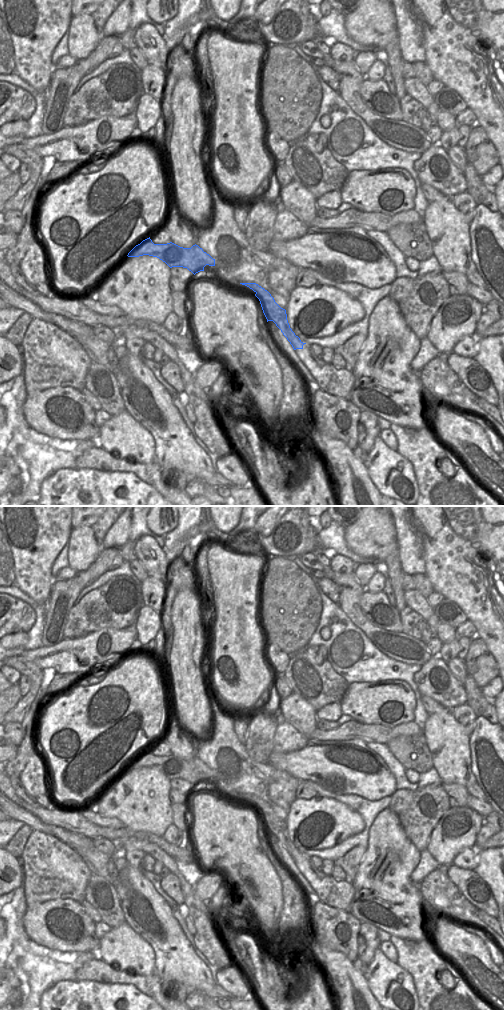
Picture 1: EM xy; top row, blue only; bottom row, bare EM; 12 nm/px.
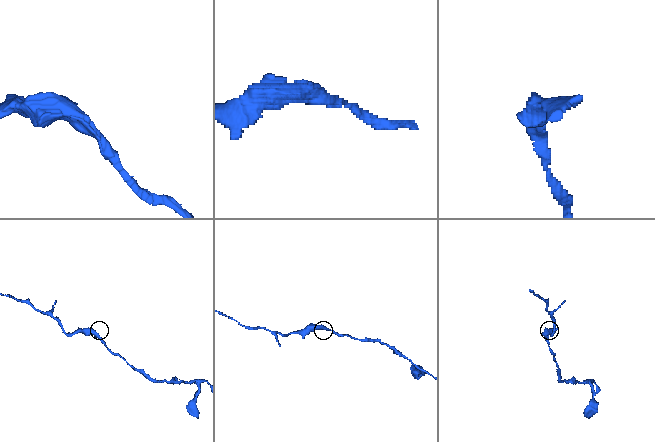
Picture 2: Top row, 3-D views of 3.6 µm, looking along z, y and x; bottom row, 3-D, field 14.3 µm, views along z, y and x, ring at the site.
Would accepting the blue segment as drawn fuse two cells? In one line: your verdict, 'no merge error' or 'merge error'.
no merge error

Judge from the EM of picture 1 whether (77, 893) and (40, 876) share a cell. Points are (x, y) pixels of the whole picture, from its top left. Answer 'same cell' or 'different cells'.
same cell

